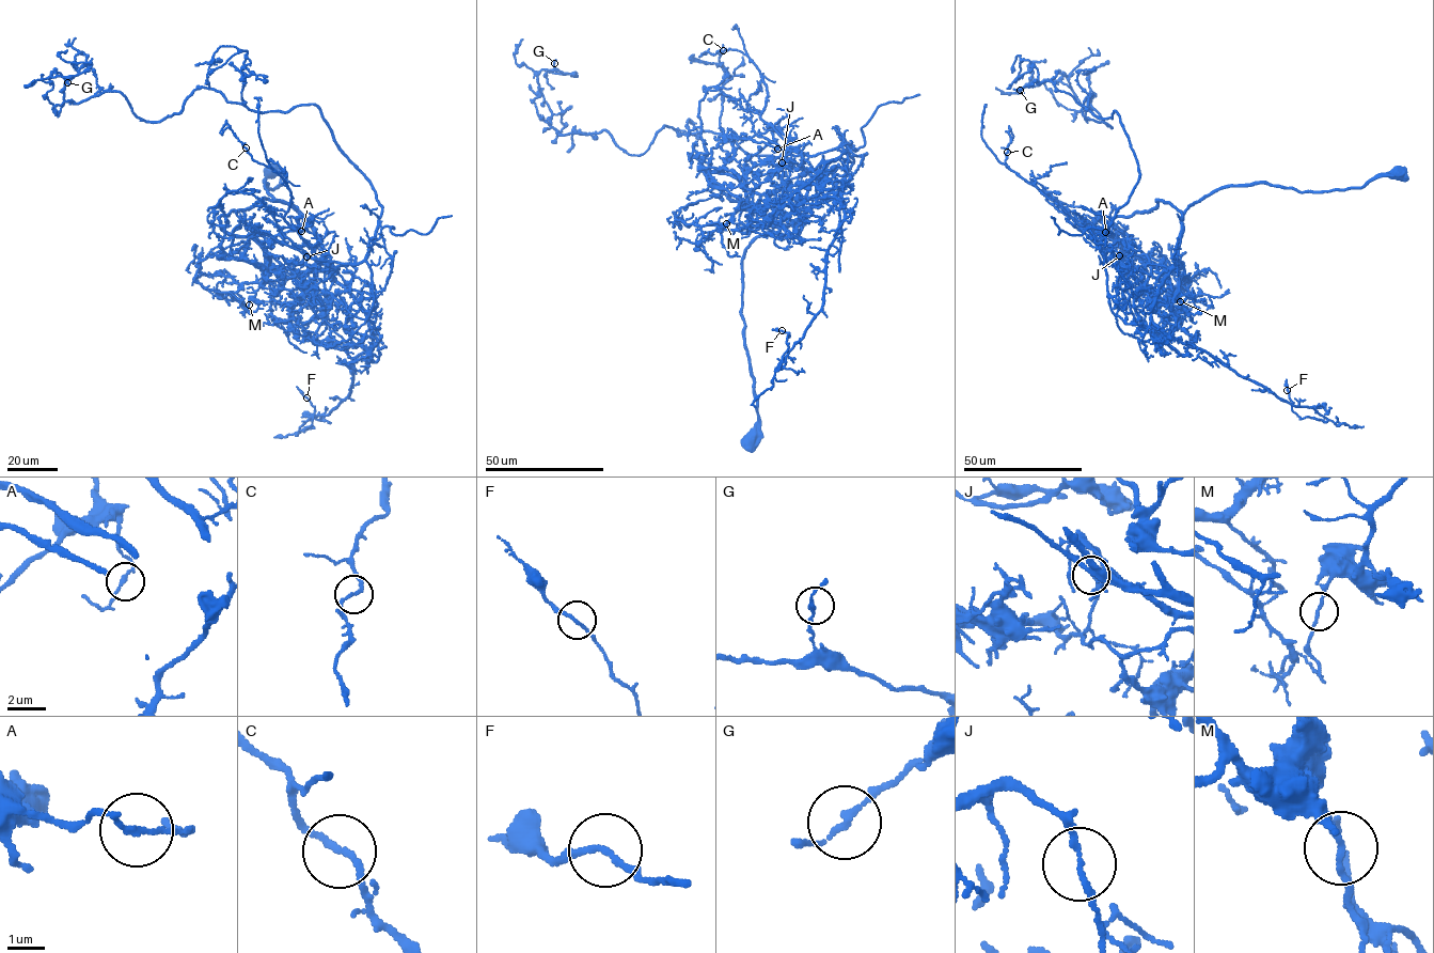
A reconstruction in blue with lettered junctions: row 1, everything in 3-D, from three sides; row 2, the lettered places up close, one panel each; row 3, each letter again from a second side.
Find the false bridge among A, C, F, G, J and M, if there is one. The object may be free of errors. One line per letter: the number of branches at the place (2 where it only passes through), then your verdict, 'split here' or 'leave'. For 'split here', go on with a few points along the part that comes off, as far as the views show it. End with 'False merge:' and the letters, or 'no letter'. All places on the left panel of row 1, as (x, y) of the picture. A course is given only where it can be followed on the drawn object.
A: 2 branches meet; leave
C: 2 branches meet; leave
F: 2 branches meet; leave
G: 2 branches meet; leave
J: 2 branches meet; split here; foreign part runs (306, 256), (362, 262), (382, 211), (316, 106), (199, 88), (145, 122), (65, 100), (67, 49)
M: 2 branches meet; leave
False merge: J

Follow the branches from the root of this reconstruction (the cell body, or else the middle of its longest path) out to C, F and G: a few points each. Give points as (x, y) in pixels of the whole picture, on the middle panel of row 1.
C: (749, 441), (758, 413), (742, 256), (802, 217), (812, 168), (760, 119), (756, 65), (723, 50)
F: (749, 441), (758, 413), (742, 256), (839, 194), (822, 308), (774, 371), (782, 330)
G: (749, 441), (742, 256), (802, 217), (803, 160), (852, 157), (560, 135), (554, 63)

